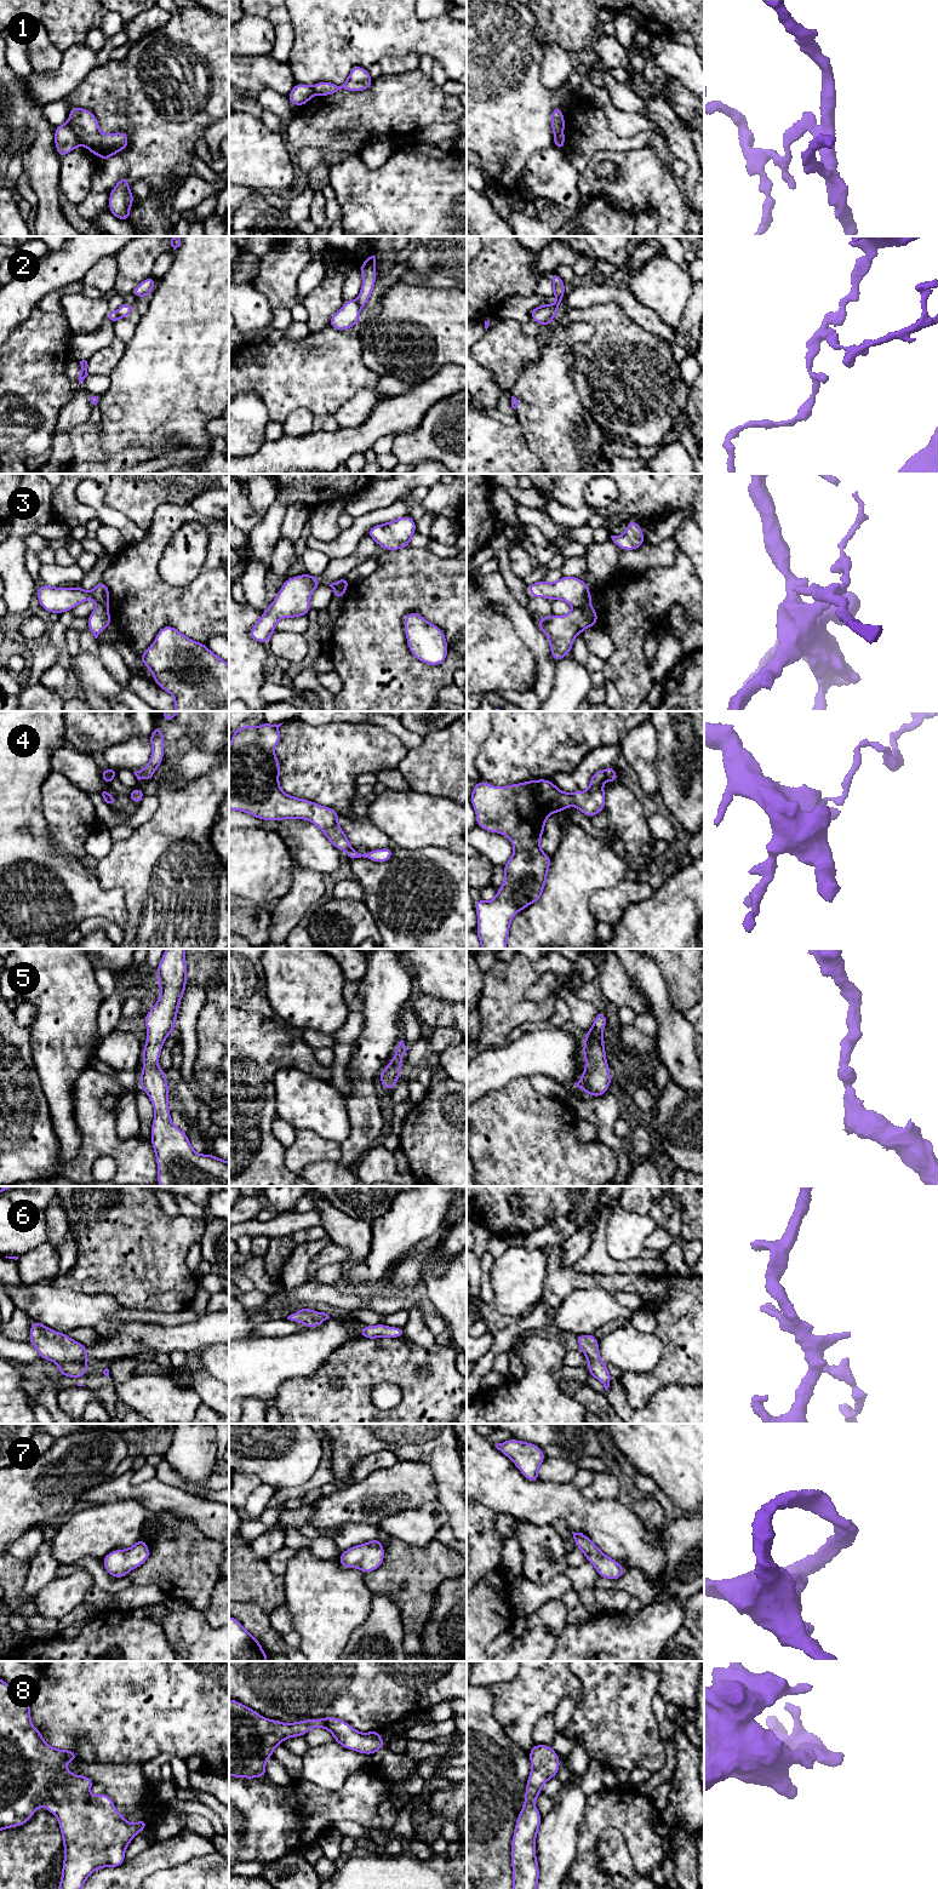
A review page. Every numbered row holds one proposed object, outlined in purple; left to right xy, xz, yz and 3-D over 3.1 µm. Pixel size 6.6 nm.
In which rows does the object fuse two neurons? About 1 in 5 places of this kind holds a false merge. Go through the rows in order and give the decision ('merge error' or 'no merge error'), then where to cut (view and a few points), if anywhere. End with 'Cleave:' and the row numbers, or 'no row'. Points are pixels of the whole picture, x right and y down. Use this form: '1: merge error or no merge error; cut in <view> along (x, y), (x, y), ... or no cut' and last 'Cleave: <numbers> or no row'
1: merge error; cut in xy along (67, 122), (80, 143)
2: merge error; cut in xz along (354, 301), (360, 308)
3: merge error; cut in yz along (589, 604), (575, 608)
4: merge error; cut in yz along (604, 770), (606, 778)
5: no merge error; no cut
6: no merge error; no cut
7: no merge error; no cut
8: no merge error; no cut
Cleave: 1, 2, 3, 4

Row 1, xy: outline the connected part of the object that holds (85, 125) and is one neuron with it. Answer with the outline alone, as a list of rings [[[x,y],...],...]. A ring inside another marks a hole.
[[[73,107],[69,111],[68,124],[79,138],[80,144],[103,160],[109,160],[128,145],[126,132],[101,133],[97,118],[87,109]]]

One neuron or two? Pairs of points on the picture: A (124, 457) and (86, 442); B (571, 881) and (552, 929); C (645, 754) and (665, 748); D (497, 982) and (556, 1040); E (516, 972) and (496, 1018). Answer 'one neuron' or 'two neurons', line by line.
A: one neuron
B: one neuron
C: two neurons
D: two neurons
E: one neuron

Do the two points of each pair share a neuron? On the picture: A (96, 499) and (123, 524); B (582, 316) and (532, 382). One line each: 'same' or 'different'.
A: same
B: different

